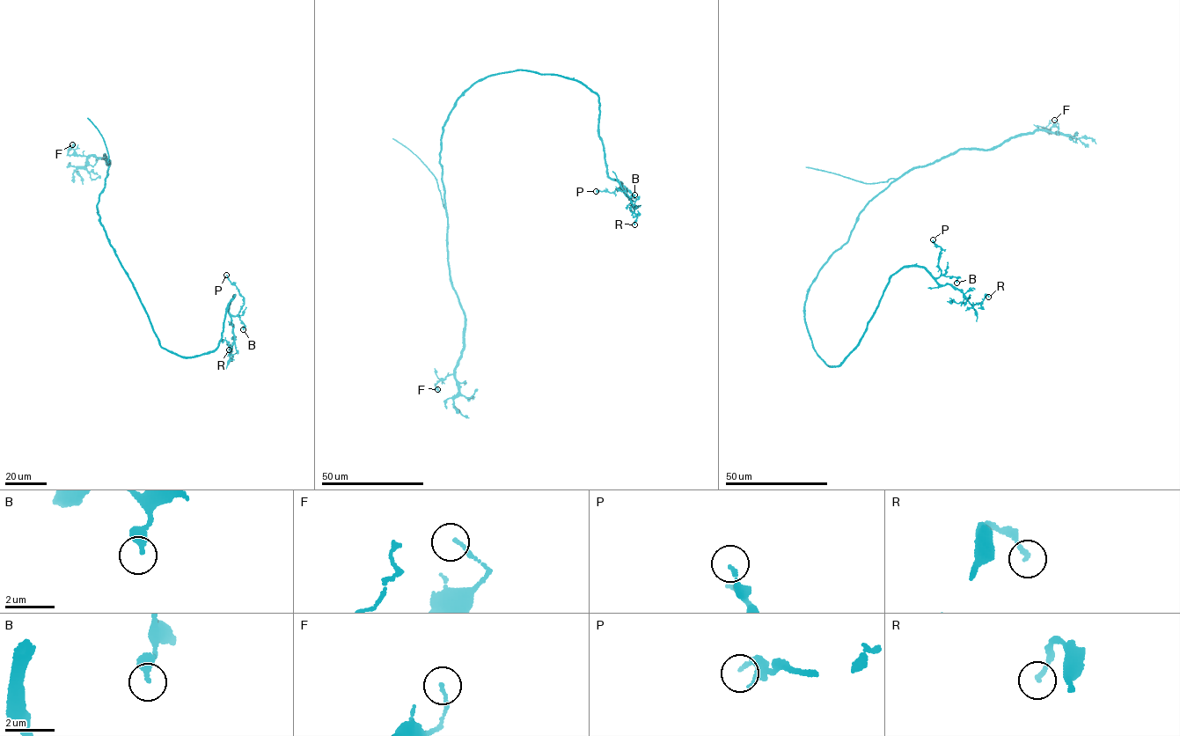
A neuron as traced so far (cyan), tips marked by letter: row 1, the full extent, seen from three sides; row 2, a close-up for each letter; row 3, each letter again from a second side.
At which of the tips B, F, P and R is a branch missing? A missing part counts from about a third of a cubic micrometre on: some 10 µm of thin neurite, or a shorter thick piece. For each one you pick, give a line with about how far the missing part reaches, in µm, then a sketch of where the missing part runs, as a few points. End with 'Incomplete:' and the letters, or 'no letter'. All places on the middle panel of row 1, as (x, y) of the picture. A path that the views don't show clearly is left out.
Incomplete: no letter

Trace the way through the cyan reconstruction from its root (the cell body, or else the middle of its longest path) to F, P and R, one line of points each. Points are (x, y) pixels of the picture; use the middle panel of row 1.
F: (461, 95), (443, 128), (439, 162), (450, 279), (465, 320), (464, 349), (455, 371), (436, 383), (437, 389)
P: (461, 95), (477, 80), (518, 69), (582, 83), (598, 98), (606, 172), (623, 184), (611, 192), (596, 191)
R: (461, 95), (477, 80), (518, 69), (582, 83), (598, 98), (598, 131), (606, 172), (632, 201), (634, 224)

